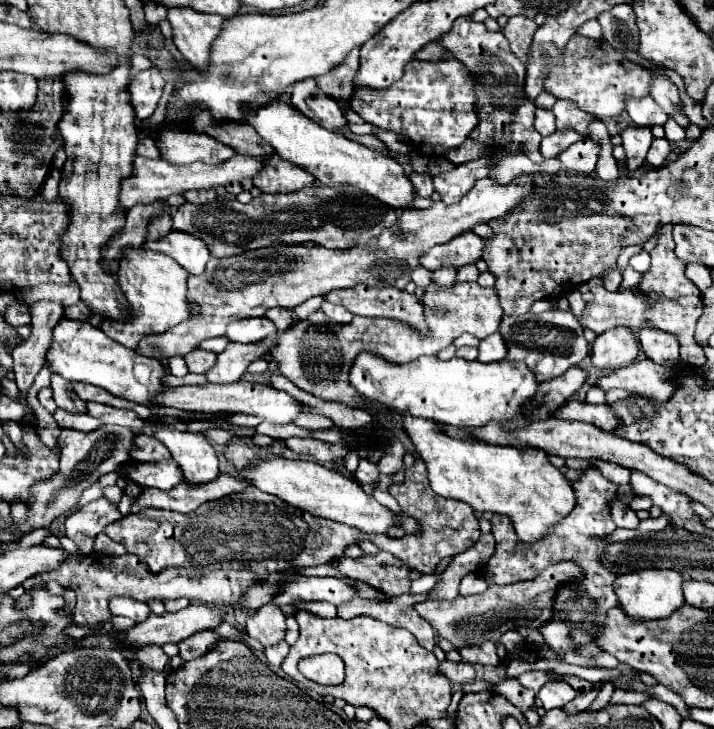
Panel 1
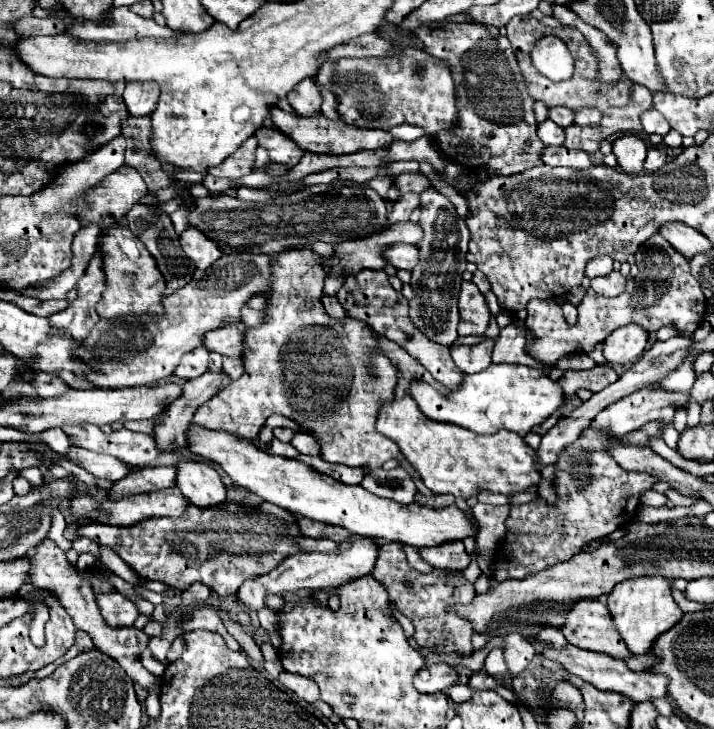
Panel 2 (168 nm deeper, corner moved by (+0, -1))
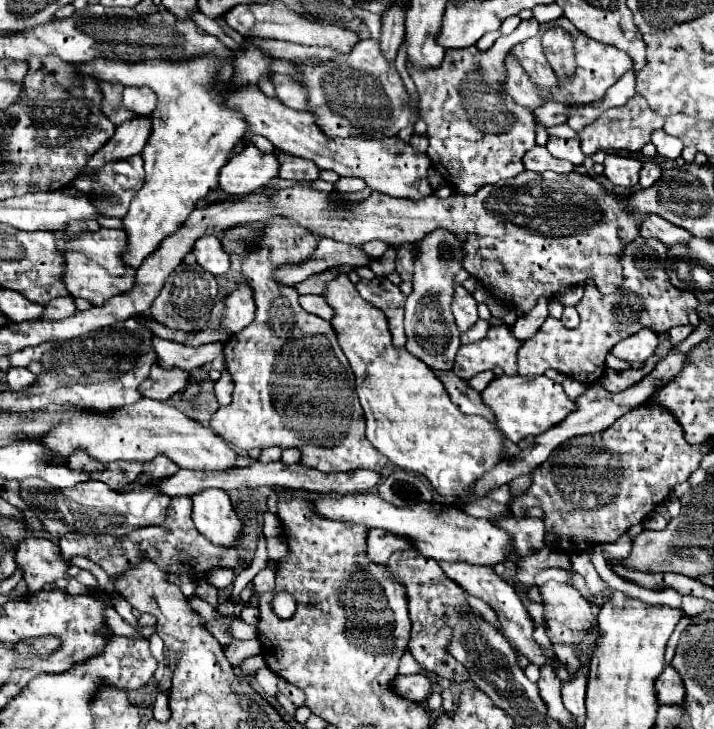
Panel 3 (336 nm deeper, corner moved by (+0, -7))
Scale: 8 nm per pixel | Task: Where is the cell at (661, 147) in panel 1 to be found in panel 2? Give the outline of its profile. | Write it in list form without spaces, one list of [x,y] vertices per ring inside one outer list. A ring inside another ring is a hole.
[[[649,147],[647,159],[645,159],[645,169],[647,171],[657,171],[663,163],[665,163],[665,151],[661,151],[659,147]]]

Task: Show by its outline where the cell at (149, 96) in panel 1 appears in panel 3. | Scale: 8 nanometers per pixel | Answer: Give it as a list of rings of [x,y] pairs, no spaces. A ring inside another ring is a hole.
[[[125,87],[123,103],[139,117],[149,117],[157,105],[157,95],[149,87]]]

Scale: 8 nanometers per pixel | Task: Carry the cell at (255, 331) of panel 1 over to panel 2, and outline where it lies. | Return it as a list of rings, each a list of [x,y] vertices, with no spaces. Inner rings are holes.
[[[237,323],[233,327],[219,327],[205,335],[205,347],[209,351],[217,351],[225,357],[243,357],[243,331],[247,331],[245,323]]]

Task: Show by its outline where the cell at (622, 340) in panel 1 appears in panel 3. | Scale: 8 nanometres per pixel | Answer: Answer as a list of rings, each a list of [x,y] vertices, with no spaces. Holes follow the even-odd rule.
[[[641,329],[639,333],[619,341],[611,353],[629,363],[633,361],[645,363],[653,355],[655,347],[657,347],[657,335],[651,329]]]

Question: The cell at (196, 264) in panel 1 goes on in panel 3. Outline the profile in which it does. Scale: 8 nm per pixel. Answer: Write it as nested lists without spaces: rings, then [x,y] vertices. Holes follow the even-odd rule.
[[[207,235],[207,237],[201,237],[197,239],[195,247],[193,247],[193,253],[197,257],[197,263],[211,271],[215,277],[221,277],[227,273],[229,269],[229,255],[223,251],[221,247],[221,241],[213,235]]]

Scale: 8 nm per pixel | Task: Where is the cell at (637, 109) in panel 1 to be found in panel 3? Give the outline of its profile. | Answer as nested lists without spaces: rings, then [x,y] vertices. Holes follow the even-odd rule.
[[[663,129],[653,131],[651,141],[653,141],[653,145],[657,147],[657,153],[659,153],[661,157],[677,159],[677,157],[681,157],[681,153],[683,153],[683,141],[679,141],[677,137],[667,135]]]

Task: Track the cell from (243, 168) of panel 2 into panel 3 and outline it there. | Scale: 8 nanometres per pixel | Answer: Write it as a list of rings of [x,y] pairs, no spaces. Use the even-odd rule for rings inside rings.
[[[247,145],[219,173],[219,187],[227,195],[249,195],[265,187],[279,175],[279,161],[273,153],[261,153],[255,145]]]

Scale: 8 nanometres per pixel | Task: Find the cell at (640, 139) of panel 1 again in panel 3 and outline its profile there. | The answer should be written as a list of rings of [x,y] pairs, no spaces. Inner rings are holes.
[[[607,155],[603,161],[603,175],[617,187],[631,189],[639,183],[639,171],[641,161],[633,157],[619,157],[619,155]]]

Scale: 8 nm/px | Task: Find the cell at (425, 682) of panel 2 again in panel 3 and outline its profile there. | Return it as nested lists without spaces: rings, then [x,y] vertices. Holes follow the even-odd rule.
[[[397,675],[395,677],[395,685],[391,685],[395,689],[395,693],[399,693],[401,697],[407,697],[415,703],[423,703],[427,699],[427,695],[431,693],[431,681],[423,675]]]

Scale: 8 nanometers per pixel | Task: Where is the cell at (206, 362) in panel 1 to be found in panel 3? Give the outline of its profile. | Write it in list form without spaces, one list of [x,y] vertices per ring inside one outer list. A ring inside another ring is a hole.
[[[159,365],[151,367],[149,377],[141,385],[143,397],[151,397],[155,401],[169,401],[175,393],[189,385],[189,373],[181,369],[163,369]]]

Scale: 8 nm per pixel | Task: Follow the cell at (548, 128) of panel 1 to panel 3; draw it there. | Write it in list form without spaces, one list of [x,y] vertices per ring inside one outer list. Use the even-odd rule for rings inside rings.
[[[551,137],[549,143],[547,143],[547,149],[549,149],[549,153],[553,157],[571,161],[573,165],[581,165],[585,161],[583,151],[579,149],[579,139],[559,139],[559,137]]]

